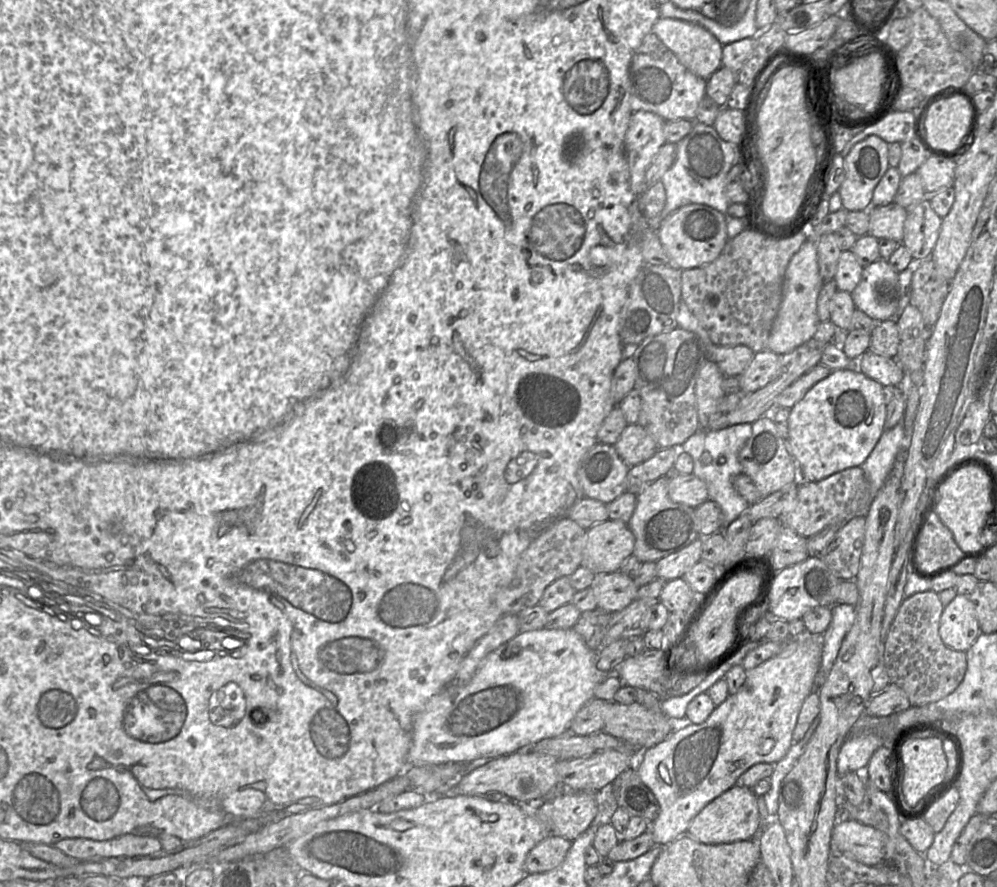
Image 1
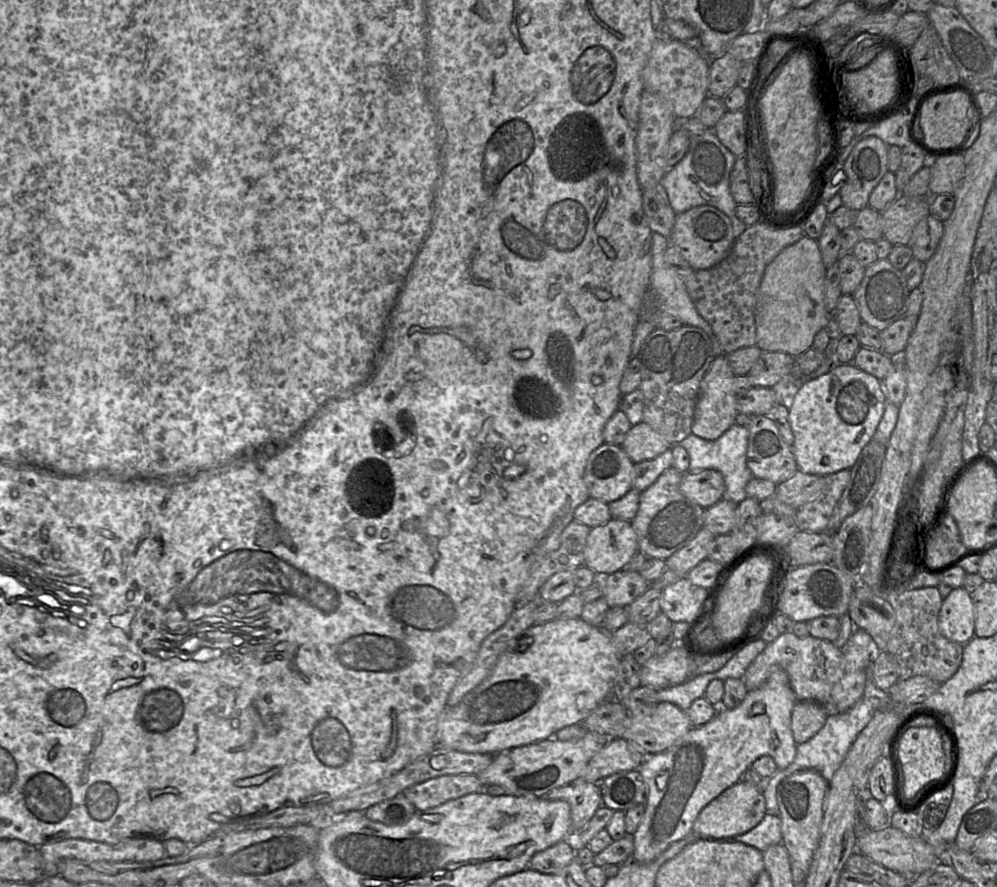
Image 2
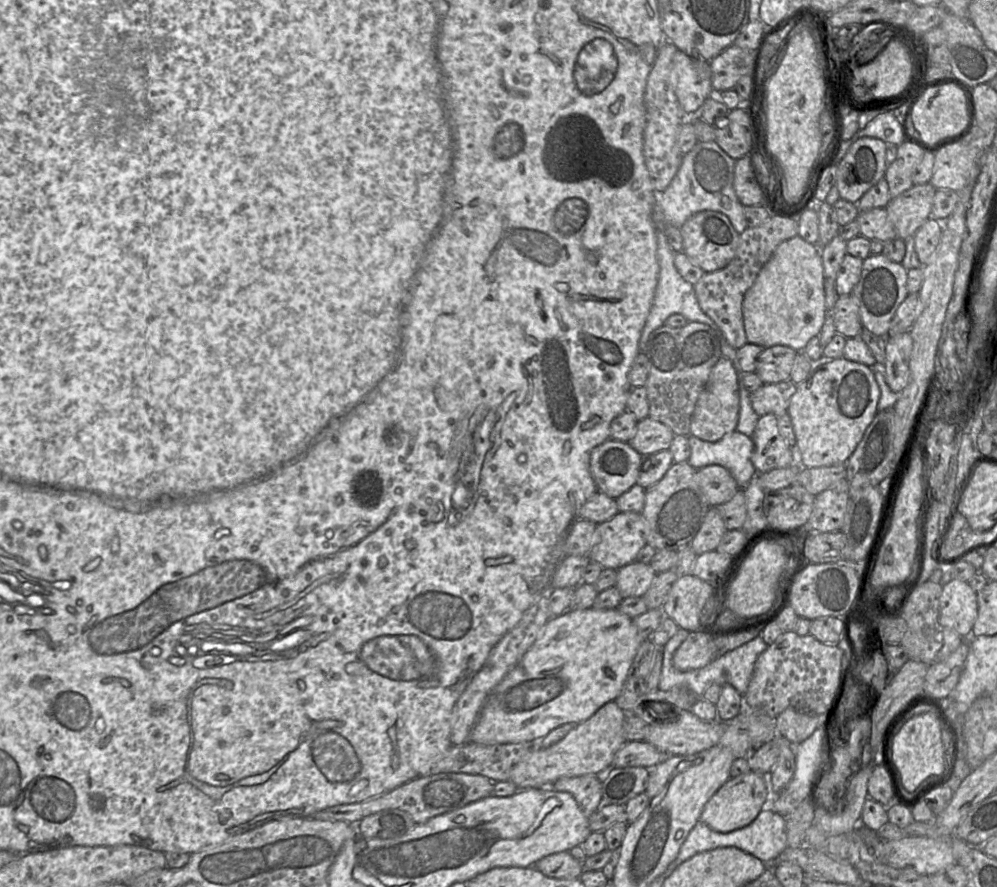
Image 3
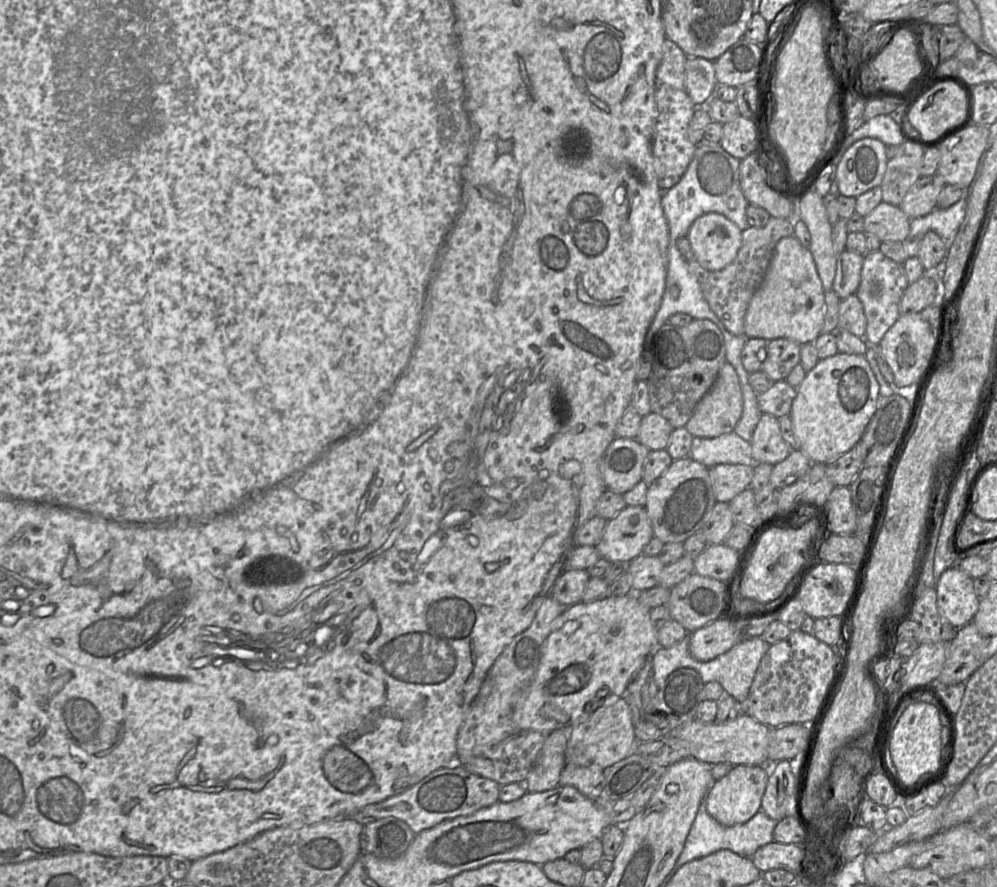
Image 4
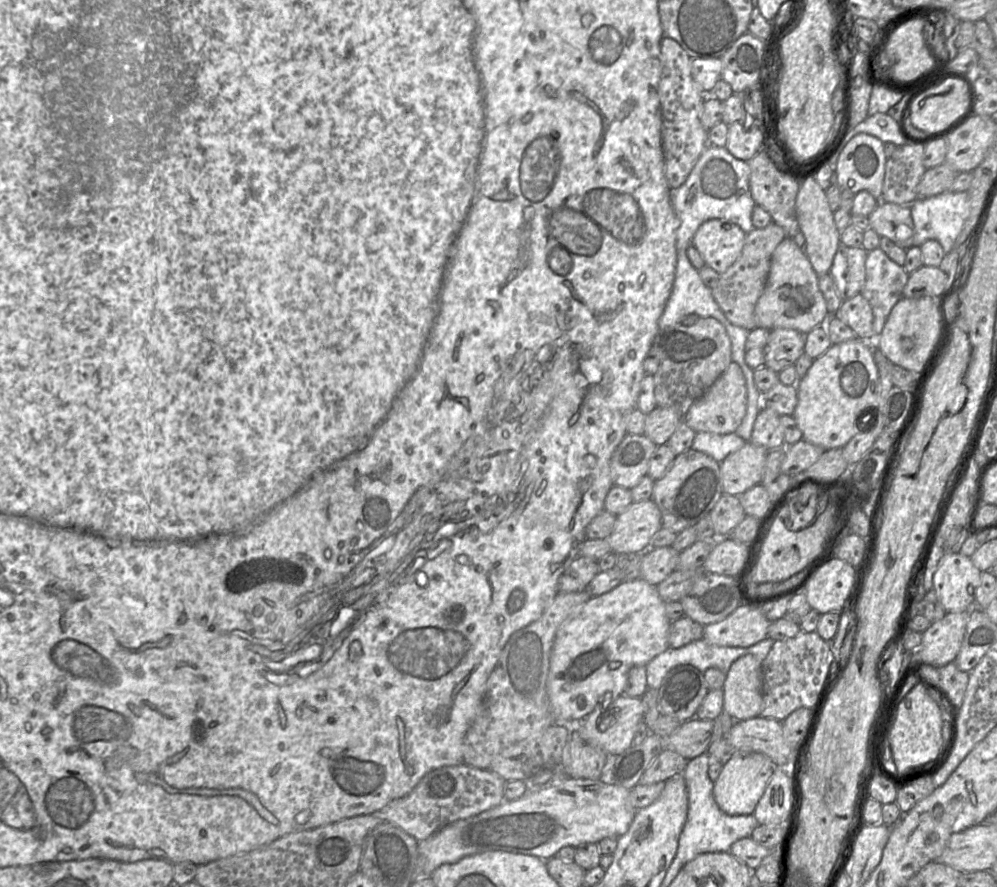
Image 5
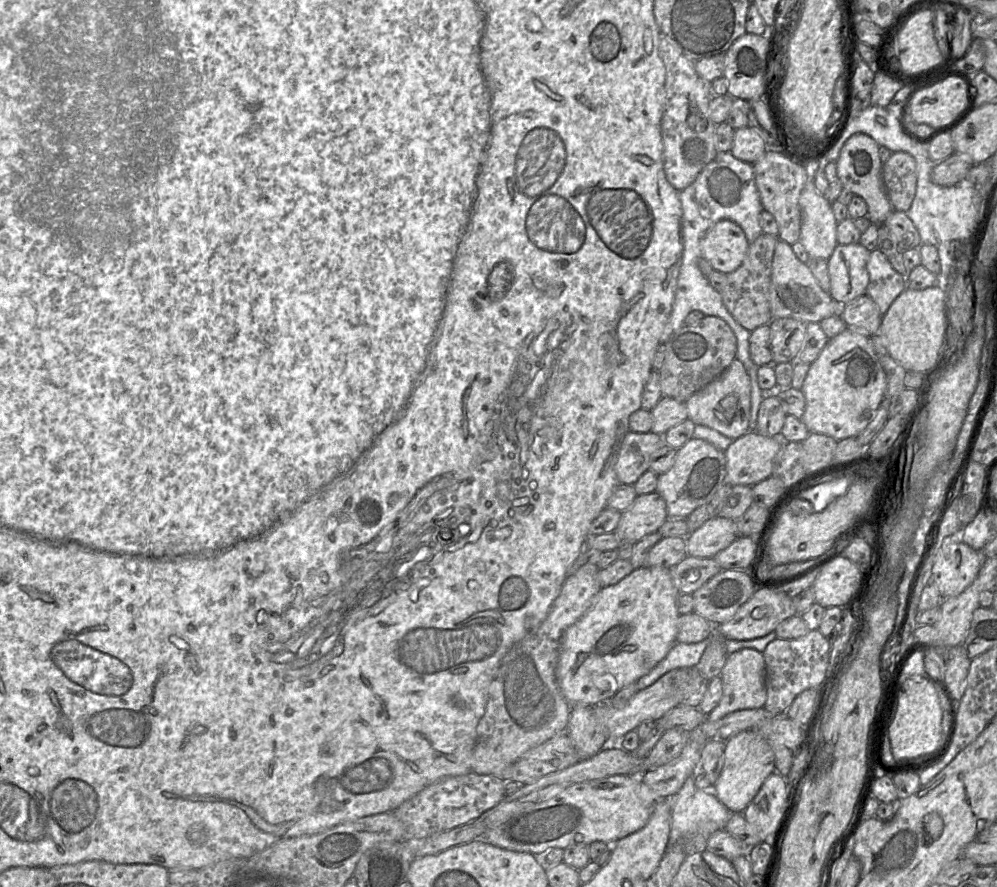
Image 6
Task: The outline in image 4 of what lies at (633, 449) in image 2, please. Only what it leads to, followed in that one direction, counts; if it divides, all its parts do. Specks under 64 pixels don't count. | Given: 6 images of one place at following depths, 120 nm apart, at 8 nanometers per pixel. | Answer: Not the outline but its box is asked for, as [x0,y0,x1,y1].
[636,412,673,451]

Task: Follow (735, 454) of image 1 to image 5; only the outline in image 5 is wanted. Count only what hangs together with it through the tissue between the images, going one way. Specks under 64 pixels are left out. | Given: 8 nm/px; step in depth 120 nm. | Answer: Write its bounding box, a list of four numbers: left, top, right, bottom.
[691,432,746,462]

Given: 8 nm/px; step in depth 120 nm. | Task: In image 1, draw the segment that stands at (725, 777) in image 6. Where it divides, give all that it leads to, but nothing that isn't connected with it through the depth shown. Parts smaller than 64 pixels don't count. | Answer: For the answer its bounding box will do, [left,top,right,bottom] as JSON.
[686,786,761,844]

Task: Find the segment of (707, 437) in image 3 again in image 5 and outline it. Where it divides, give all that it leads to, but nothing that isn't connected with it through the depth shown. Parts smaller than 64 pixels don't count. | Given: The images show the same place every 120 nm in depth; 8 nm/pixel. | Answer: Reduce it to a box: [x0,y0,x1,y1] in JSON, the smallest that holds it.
[683,362,747,433]

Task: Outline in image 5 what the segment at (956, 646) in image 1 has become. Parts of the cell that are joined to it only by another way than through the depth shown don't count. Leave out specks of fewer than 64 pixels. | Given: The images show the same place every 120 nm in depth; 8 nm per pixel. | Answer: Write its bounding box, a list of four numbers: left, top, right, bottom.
[933,554,981,613]

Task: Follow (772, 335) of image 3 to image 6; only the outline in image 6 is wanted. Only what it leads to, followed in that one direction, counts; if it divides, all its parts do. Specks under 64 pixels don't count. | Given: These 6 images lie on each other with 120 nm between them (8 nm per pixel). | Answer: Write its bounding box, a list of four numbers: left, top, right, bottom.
[770,240,839,323]

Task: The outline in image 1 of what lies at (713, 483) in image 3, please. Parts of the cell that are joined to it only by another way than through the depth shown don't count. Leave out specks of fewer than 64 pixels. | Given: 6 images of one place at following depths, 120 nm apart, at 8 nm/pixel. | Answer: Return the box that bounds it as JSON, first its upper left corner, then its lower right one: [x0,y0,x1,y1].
[668,473,709,508]

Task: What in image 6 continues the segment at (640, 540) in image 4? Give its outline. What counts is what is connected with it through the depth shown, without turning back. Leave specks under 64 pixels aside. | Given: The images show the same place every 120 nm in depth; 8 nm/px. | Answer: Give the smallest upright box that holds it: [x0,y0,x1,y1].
[614,492,667,543]

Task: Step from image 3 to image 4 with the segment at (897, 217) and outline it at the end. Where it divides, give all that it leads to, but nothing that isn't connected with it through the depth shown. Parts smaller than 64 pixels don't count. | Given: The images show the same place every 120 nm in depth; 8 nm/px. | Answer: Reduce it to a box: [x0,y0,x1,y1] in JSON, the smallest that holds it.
[900,173,945,220]

